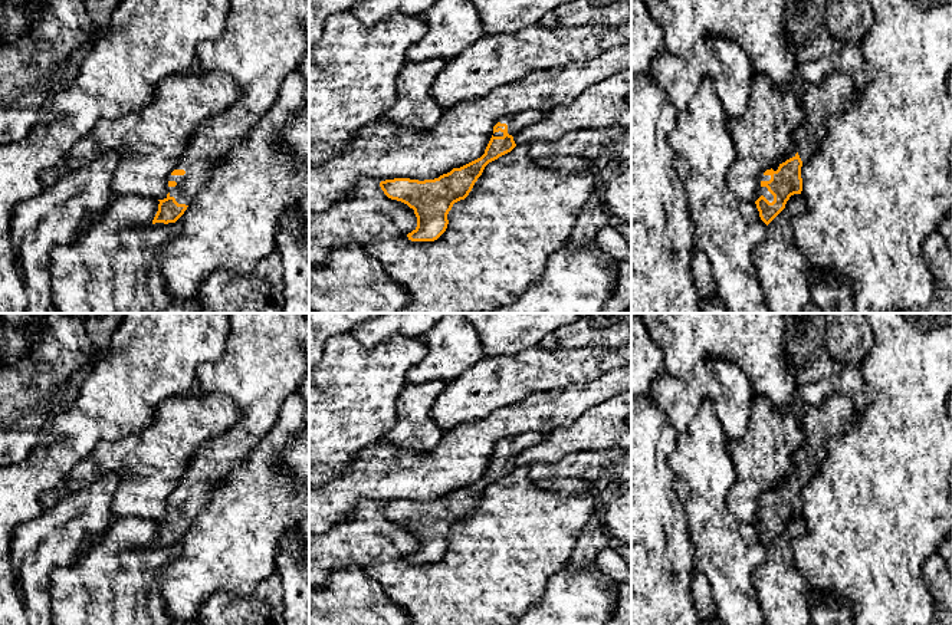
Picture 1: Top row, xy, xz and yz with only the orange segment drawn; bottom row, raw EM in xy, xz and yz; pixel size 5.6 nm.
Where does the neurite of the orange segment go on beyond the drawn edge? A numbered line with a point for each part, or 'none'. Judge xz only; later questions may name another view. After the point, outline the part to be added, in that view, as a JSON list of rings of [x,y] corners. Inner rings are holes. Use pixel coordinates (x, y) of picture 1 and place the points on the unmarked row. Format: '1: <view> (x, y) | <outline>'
1: xz (516, 444) | [[[521,432],[518,435],[503,438],[499,444],[508,447],[508,455],[513,458],[513,463],[516,466],[515,460],[522,451],[529,450],[531,447],[544,441],[545,438],[546,438],[546,434]]]

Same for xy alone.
1: xy (266, 355) | [[[227,313],[229,335],[224,353],[219,361],[197,368],[201,394],[220,392],[234,401],[242,421],[227,434],[206,441],[193,455],[175,491],[184,497],[170,497],[175,509],[170,519],[188,527],[206,506],[210,493],[240,464],[278,424],[279,409],[295,391],[309,365],[309,313]]]

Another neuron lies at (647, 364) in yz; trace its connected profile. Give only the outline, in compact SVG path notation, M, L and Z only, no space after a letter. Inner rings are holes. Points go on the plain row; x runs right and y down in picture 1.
M631 313L631 625L700 625L692 593L693 545L685 509L674 491L674 473L670 467L679 431L651 398L653 382L664 371L662 351L653 342L640 315Z

